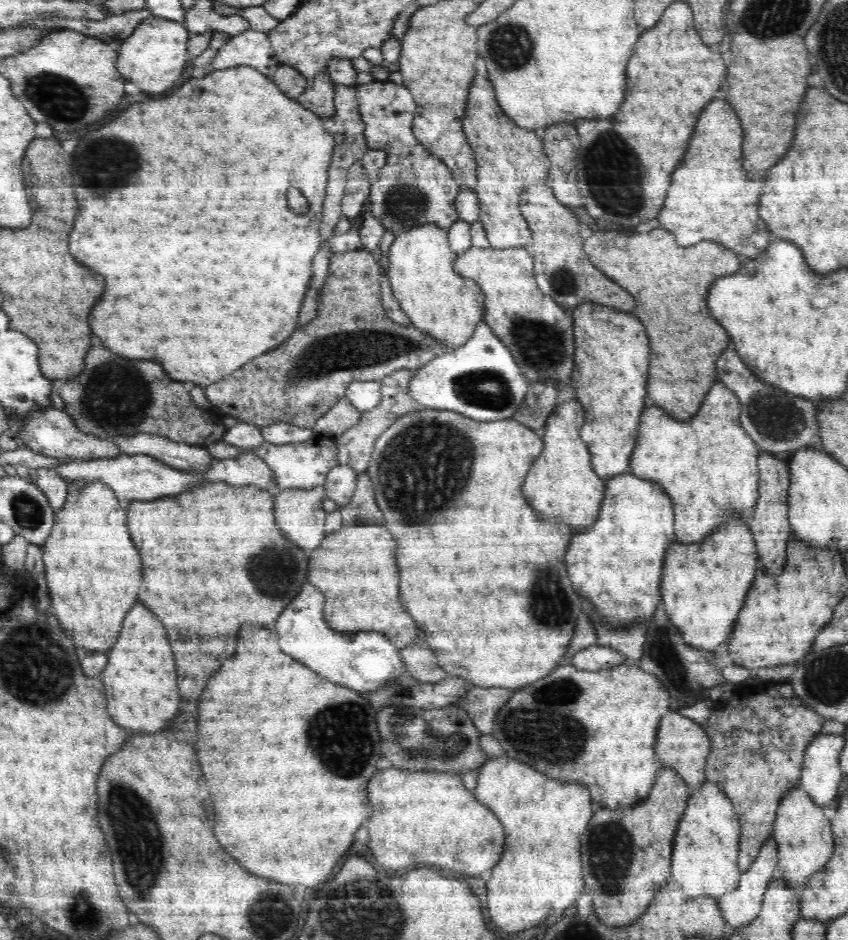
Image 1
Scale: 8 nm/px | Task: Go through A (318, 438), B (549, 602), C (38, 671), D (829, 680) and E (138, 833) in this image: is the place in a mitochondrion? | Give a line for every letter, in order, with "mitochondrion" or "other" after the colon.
A: other
B: mitochondrion
C: mitochondrion
D: mitochondrion
E: mitochondrion

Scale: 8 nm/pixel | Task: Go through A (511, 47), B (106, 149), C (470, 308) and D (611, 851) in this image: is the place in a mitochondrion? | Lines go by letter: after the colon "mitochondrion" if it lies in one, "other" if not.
A: mitochondrion
B: mitochondrion
C: other
D: mitochondrion

